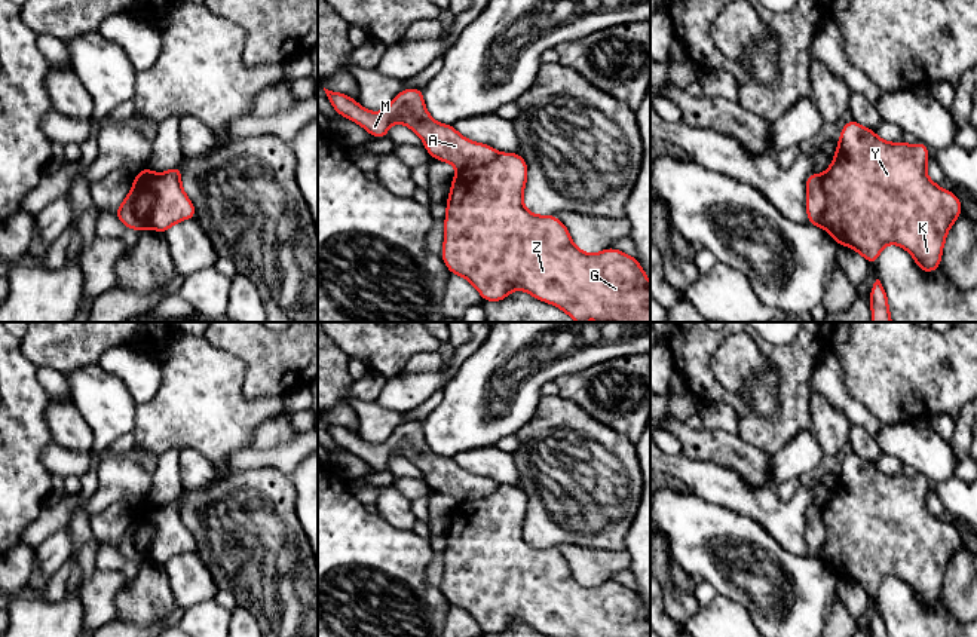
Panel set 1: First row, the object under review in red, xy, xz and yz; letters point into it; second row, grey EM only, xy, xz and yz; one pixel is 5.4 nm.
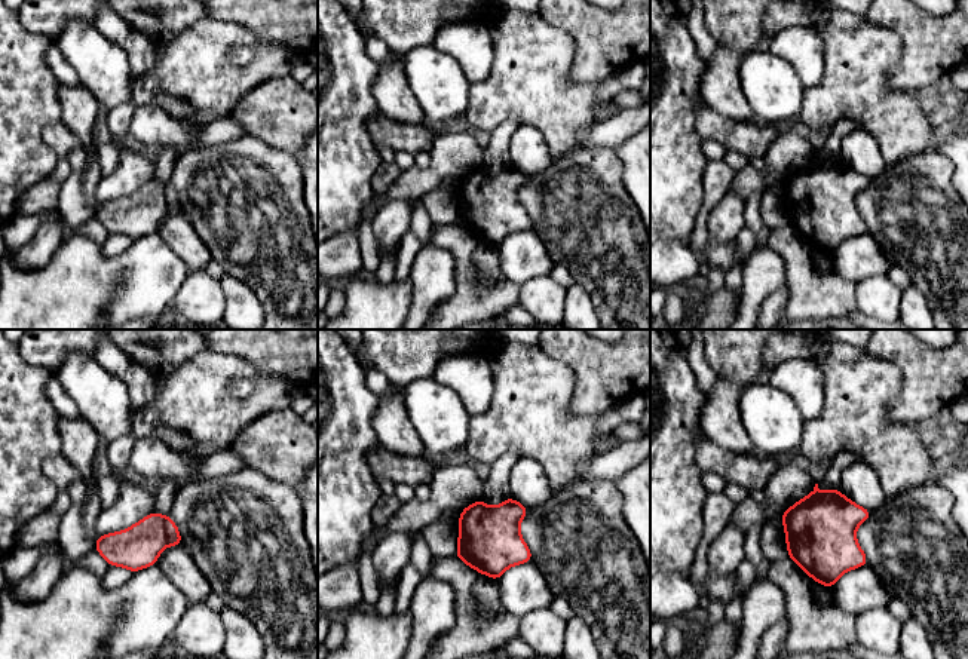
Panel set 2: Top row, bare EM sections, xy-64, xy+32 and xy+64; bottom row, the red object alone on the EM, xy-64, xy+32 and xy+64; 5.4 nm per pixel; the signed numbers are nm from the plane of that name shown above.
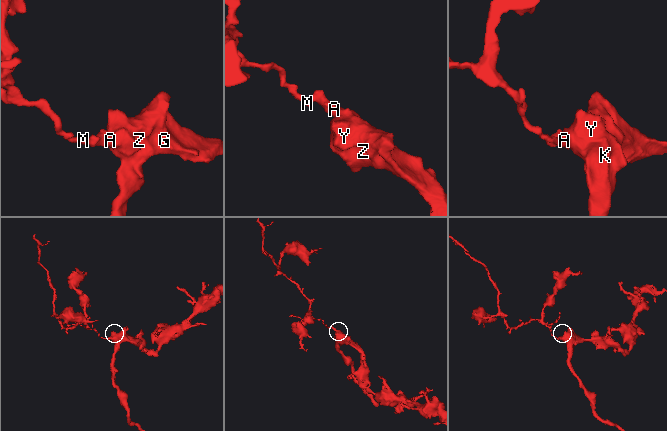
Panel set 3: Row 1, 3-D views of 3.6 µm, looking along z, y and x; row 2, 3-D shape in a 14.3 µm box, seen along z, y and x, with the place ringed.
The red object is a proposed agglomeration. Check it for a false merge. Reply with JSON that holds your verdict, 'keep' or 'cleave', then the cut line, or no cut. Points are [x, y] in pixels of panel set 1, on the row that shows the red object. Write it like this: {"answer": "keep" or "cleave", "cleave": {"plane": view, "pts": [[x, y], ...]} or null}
{"answer": "cleave", "cleave": {"plane": "xy", "pts": [[132, 186], [146, 190], [153, 199], [149, 226]]}}

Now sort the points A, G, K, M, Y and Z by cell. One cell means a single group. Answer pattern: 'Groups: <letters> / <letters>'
Groups: A M / G K Y Z

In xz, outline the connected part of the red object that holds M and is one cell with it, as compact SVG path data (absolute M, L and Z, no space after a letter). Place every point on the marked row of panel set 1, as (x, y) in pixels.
M325 88L324 91L340 116L361 125L374 138L386 137L392 123L402 123L423 140L431 157L448 162L456 169L483 166L499 154L490 146L462 137L454 126L434 120L426 110L420 88L401 91L391 105L379 113L365 110L344 94Z

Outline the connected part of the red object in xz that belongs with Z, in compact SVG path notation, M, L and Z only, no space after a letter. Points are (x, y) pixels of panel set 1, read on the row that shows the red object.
M499 153L483 166L457 169L450 187L441 258L450 273L468 279L484 301L506 298L514 290L563 309L575 322L650 322L650 282L637 258L607 248L597 254L581 251L567 227L554 215L533 215L523 205L527 163L518 153Z

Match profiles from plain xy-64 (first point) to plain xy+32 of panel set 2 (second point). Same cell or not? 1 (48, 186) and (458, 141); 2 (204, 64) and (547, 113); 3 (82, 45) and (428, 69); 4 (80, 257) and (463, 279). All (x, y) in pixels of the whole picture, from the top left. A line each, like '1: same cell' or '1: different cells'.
1: same cell
2: same cell
3: same cell
4: different cells

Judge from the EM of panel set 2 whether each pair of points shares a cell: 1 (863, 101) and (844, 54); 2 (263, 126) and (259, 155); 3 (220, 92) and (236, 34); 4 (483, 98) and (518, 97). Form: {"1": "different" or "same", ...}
{"1": "same", "2": "different", "3": "same", "4": "same"}

